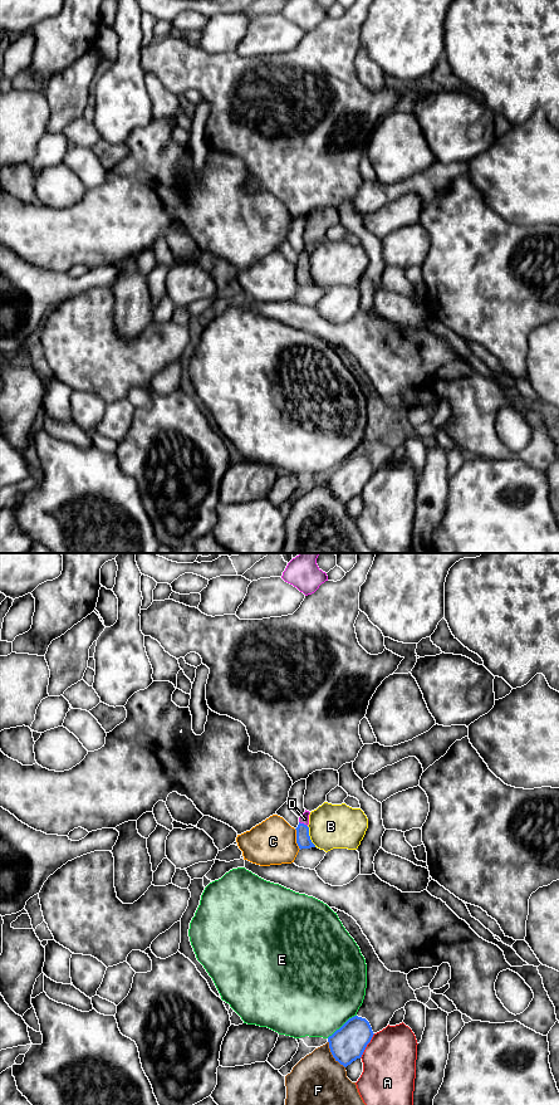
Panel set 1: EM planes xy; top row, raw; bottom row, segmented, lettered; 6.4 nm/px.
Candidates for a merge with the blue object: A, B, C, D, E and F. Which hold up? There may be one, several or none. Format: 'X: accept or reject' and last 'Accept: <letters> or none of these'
A: reject
B: reject
C: reject
D: accept
E: reject
F: reject
Accept: D

